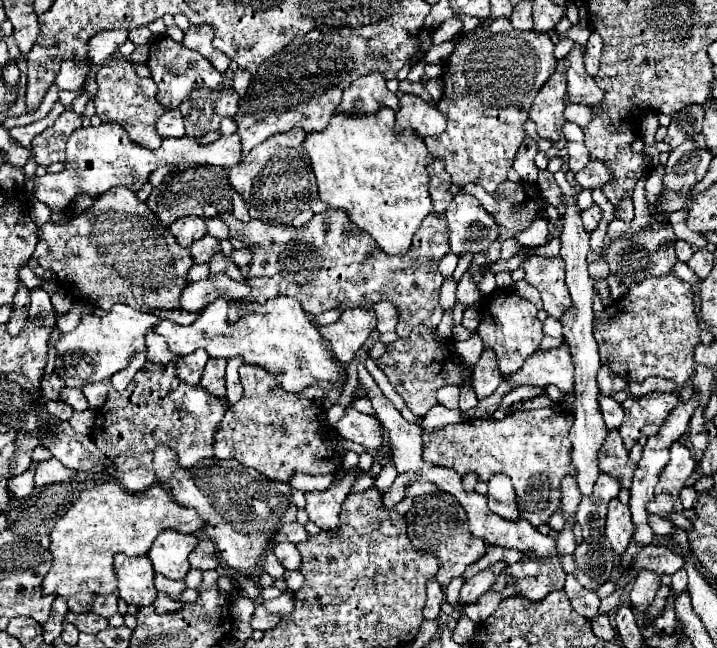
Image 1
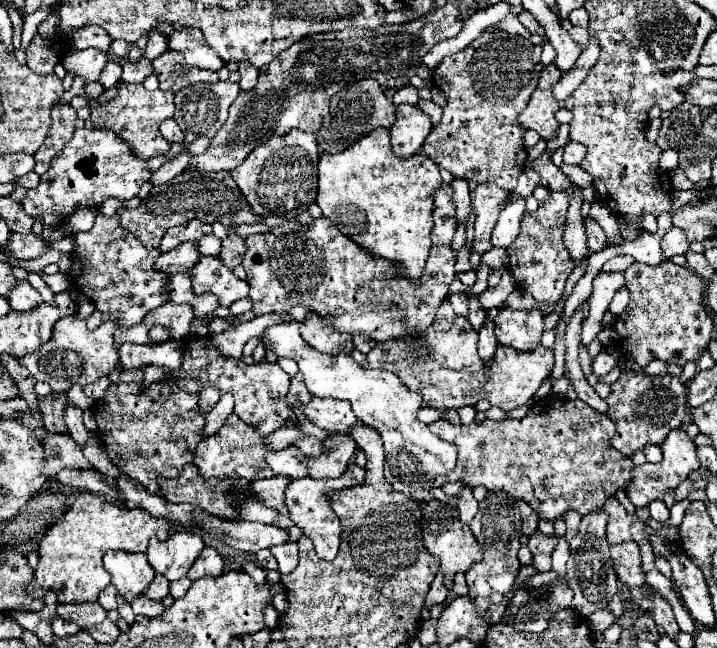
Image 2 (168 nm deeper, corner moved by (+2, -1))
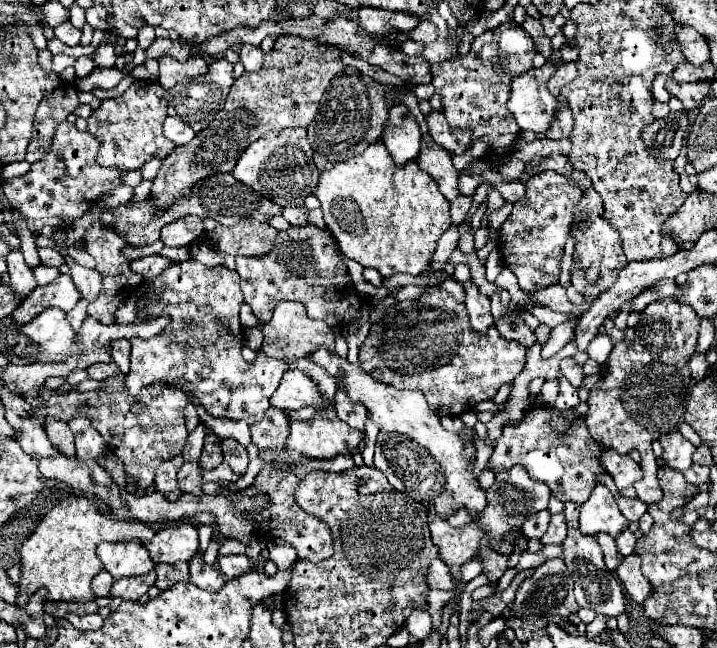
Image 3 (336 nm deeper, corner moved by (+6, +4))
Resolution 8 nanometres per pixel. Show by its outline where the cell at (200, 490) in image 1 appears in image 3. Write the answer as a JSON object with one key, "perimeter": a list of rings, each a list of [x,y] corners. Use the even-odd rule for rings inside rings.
{"perimeter":[[[168,468],[168,474],[164,474],[162,480],[156,480],[156,490],[160,490],[166,500],[178,500],[178,496],[182,496],[182,492],[178,492],[176,486],[176,470]]]}

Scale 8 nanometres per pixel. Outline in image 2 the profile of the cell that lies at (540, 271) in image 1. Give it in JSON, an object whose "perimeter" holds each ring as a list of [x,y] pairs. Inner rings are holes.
{"perimeter":[[[550,191],[550,197],[538,205],[536,211],[522,215],[522,227],[516,241],[506,249],[508,251],[508,271],[516,279],[522,291],[530,293],[536,301],[556,303],[562,293],[568,275],[572,273],[570,255],[566,253],[562,231],[566,227],[566,213],[570,207],[570,191]]]}

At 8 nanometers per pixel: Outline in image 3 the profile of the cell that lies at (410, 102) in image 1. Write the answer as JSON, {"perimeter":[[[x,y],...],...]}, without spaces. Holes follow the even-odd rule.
{"perimeter":[[[404,104],[390,106],[390,118],[384,126],[382,140],[392,154],[398,166],[404,166],[408,160],[416,158],[420,152],[422,130],[414,118],[414,114]]]}

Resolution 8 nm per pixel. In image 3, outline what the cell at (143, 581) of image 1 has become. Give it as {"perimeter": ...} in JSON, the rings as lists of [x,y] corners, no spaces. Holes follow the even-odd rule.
{"perimeter":[[[140,540],[132,542],[102,542],[98,546],[98,558],[114,578],[140,576],[154,570],[154,562]]]}

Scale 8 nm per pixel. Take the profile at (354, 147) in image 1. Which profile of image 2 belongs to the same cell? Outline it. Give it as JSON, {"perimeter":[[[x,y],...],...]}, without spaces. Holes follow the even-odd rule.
{"perimeter":[[[374,129],[368,137],[360,139],[350,149],[336,153],[336,155],[320,155],[318,163],[318,205],[326,219],[332,221],[346,237],[354,243],[362,245],[372,257],[388,259],[400,269],[396,271],[398,277],[420,279],[428,251],[430,251],[430,231],[434,227],[432,209],[434,209],[434,191],[444,185],[438,165],[422,153],[410,159],[398,159],[390,147],[390,131],[388,129]]]}

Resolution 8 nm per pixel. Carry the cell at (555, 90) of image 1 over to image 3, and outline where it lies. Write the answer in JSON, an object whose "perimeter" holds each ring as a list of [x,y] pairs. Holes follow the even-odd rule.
{"perimeter":[[[546,62],[540,68],[532,68],[512,80],[512,96],[508,100],[508,110],[514,114],[520,130],[532,130],[544,134],[556,114],[558,100],[548,92],[548,80],[556,66]]]}

